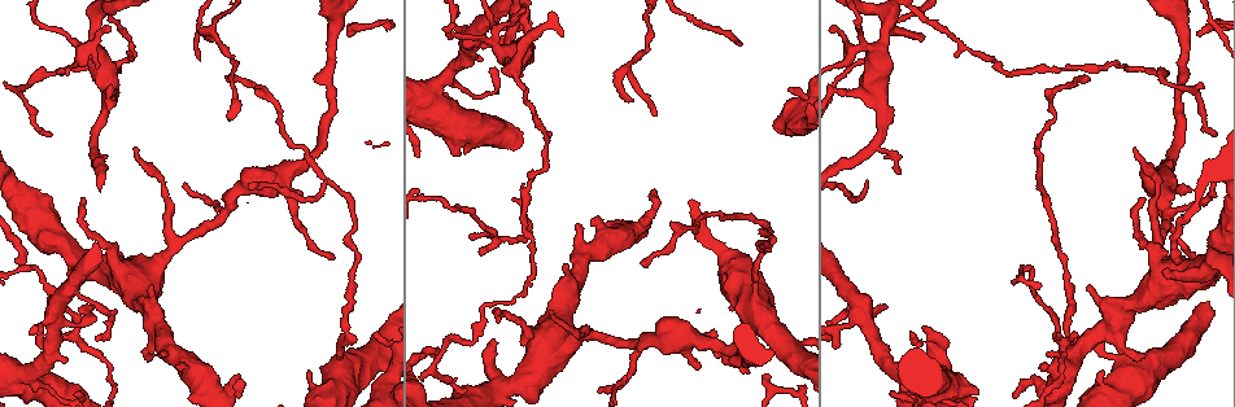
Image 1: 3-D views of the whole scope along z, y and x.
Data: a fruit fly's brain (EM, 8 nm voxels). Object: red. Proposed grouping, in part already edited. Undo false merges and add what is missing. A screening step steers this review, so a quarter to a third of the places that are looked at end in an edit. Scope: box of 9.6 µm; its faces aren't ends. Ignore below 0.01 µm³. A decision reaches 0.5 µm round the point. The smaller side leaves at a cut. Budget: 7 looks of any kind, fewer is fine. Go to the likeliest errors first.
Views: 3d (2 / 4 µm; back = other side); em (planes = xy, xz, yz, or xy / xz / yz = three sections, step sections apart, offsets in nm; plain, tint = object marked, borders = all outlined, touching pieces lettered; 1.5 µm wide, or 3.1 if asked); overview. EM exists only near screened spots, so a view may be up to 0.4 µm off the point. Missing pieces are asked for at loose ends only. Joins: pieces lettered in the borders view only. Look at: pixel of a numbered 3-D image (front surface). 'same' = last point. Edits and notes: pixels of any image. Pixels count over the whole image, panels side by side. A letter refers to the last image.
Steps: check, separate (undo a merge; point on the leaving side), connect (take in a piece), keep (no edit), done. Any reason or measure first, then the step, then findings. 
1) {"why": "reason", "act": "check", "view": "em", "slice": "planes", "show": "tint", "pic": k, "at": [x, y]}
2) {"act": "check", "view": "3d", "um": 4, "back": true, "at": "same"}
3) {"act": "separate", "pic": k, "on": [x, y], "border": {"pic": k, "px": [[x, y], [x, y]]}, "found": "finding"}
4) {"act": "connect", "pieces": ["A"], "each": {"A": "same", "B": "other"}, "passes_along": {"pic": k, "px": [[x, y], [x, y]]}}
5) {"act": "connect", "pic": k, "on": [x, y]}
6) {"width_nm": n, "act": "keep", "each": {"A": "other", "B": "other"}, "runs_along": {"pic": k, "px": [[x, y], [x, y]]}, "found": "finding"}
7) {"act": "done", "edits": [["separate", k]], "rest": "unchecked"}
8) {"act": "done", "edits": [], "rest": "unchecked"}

{"why": "an open end", "act": "check", "view": "3d", "um": 4, "pic": 1, "at": [152, 285]}

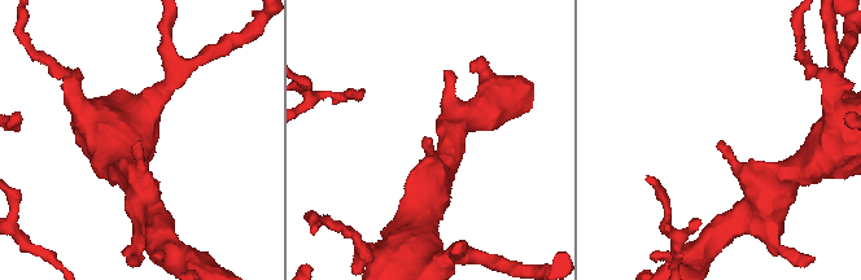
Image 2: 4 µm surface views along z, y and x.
{"why": "now the EM", "act": "check", "view": "em", "slice": "planes", "show": "borders", "pic": 2, "at": [718, 142]}

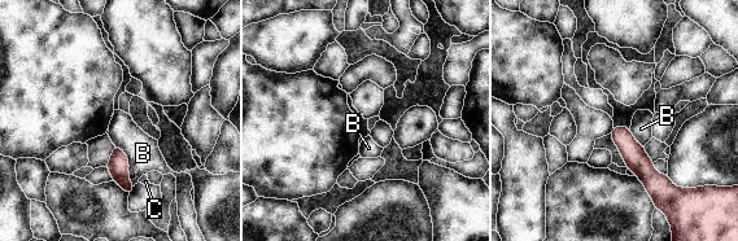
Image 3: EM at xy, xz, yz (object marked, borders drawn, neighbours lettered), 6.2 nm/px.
{"act": "keep", "each": {"B": "other", "C": "other"}, "runs_along": {"pic": 3, "px": [[618, 130], [655, 183], [655, 196]]}, "found": "no lettered piece goes on from it"}

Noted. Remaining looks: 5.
{"why": "branch stops here", "act": "check", "view": "3d", "um": 2, "pic": 1, "at": [90, 305]}

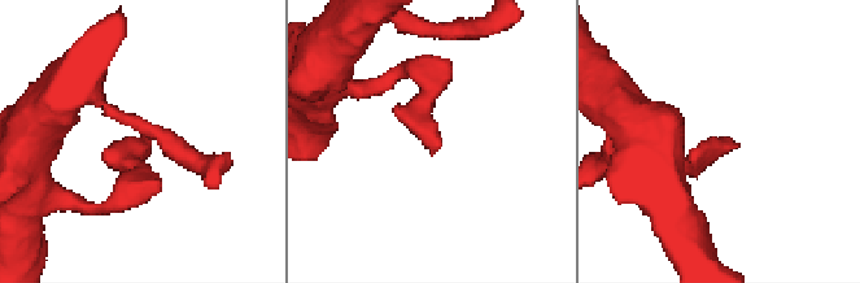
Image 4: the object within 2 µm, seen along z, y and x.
{"why": "shape alone is not enough", "act": "check", "view": "em", "slice": "planes", "show": "borders", "pic": 4, "at": [435, 152]}

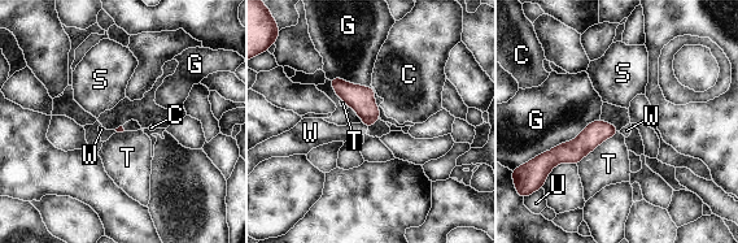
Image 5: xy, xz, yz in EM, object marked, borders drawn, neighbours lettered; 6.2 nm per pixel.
{"longest_contact_nm": ["G", 480], "act": "keep", "each": {"C": "other", "G": "other", "S": "other", "T": "other", "U": "other", "W": "other"}, "runs_along": {"pic": 5, "px": [[612, 130], [547, 155]]}, "found": "none of them fits"}

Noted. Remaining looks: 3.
{"why": "long arm stops here", "act": "check", "view": "3d", "um": 2, "pic": 1, "at": [433, 353]}

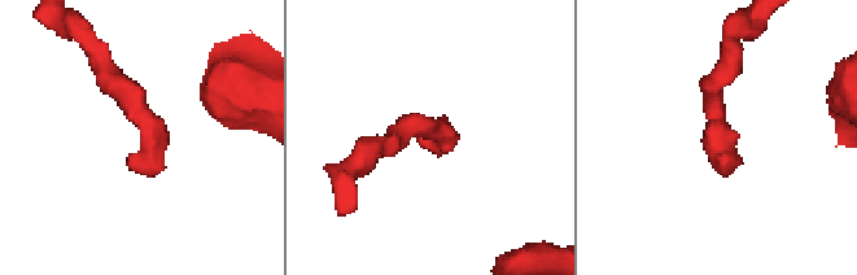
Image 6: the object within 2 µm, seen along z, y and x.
{"act": "check", "view": "em", "slice": "planes", "show": "plain", "pic": 6, "at": [722, 163]}

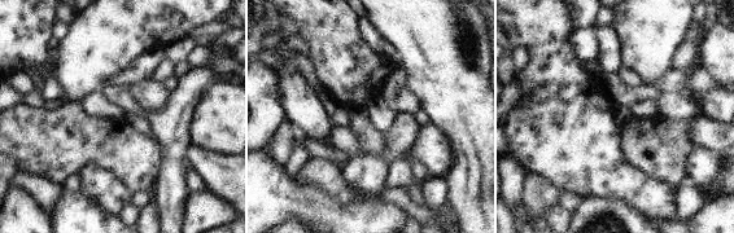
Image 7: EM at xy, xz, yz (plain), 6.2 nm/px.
{"why": "see the neighbours", "act": "check", "view": "em", "slice": "planes", "show": "borders", "at": "same"}

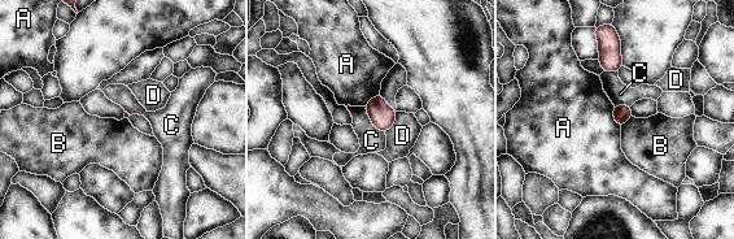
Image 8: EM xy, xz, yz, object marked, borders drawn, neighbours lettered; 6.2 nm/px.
{"longest_contact_nm": ["C", 200], "act": "keep", "each": {"A": "other", "B": "other", "C": "other", "D": "other"}, "border": {"pic": 8, "px": [[614, 105], [614, 120], [620, 126]]}, "found": "no lettered piece goes on from it"}

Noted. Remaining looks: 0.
{"act": "done", "edits": [], "rest": "unchecked"}

